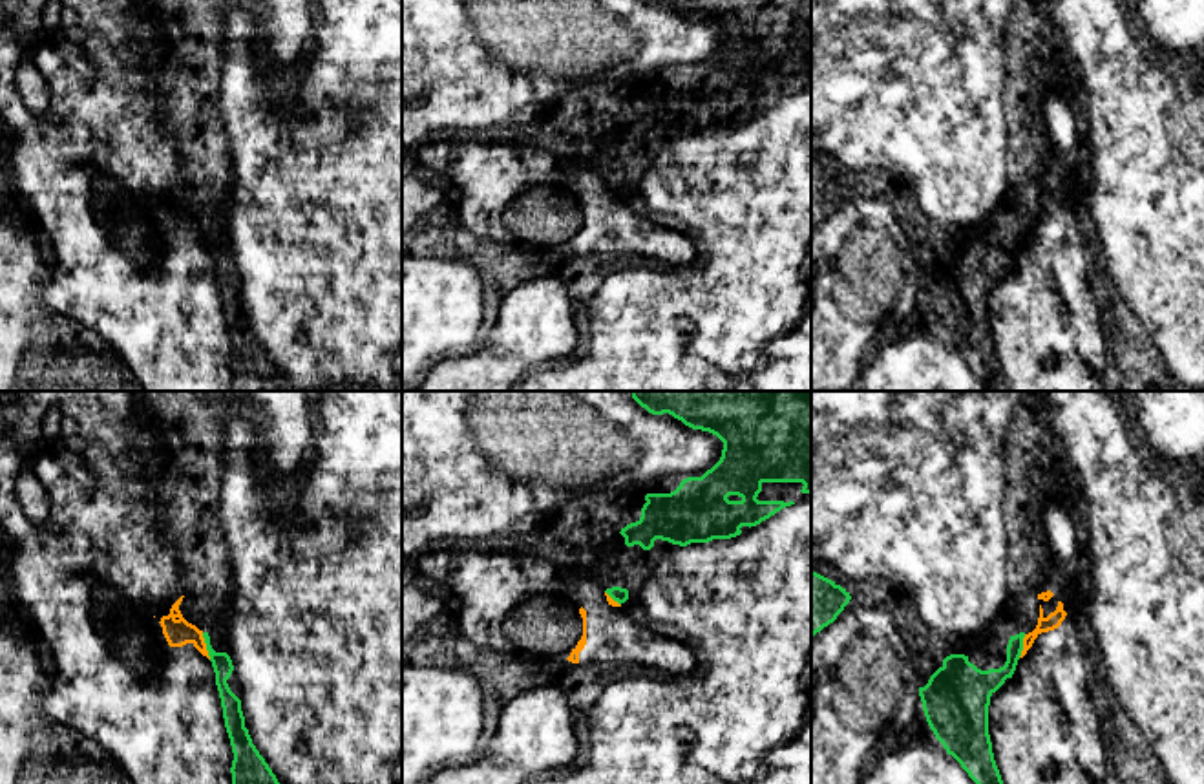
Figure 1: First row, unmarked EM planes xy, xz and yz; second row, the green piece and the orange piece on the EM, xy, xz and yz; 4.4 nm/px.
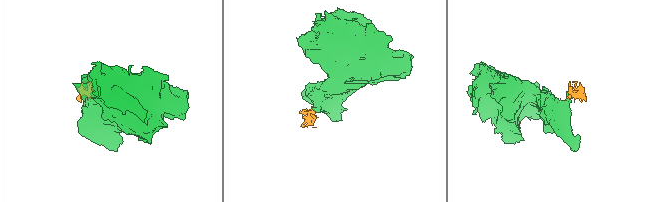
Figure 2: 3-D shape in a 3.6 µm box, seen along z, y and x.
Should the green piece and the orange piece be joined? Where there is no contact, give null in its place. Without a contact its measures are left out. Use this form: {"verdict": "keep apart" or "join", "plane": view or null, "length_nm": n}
{"verdict": "keep apart", "plane": "xy", "length_nm": 130}

